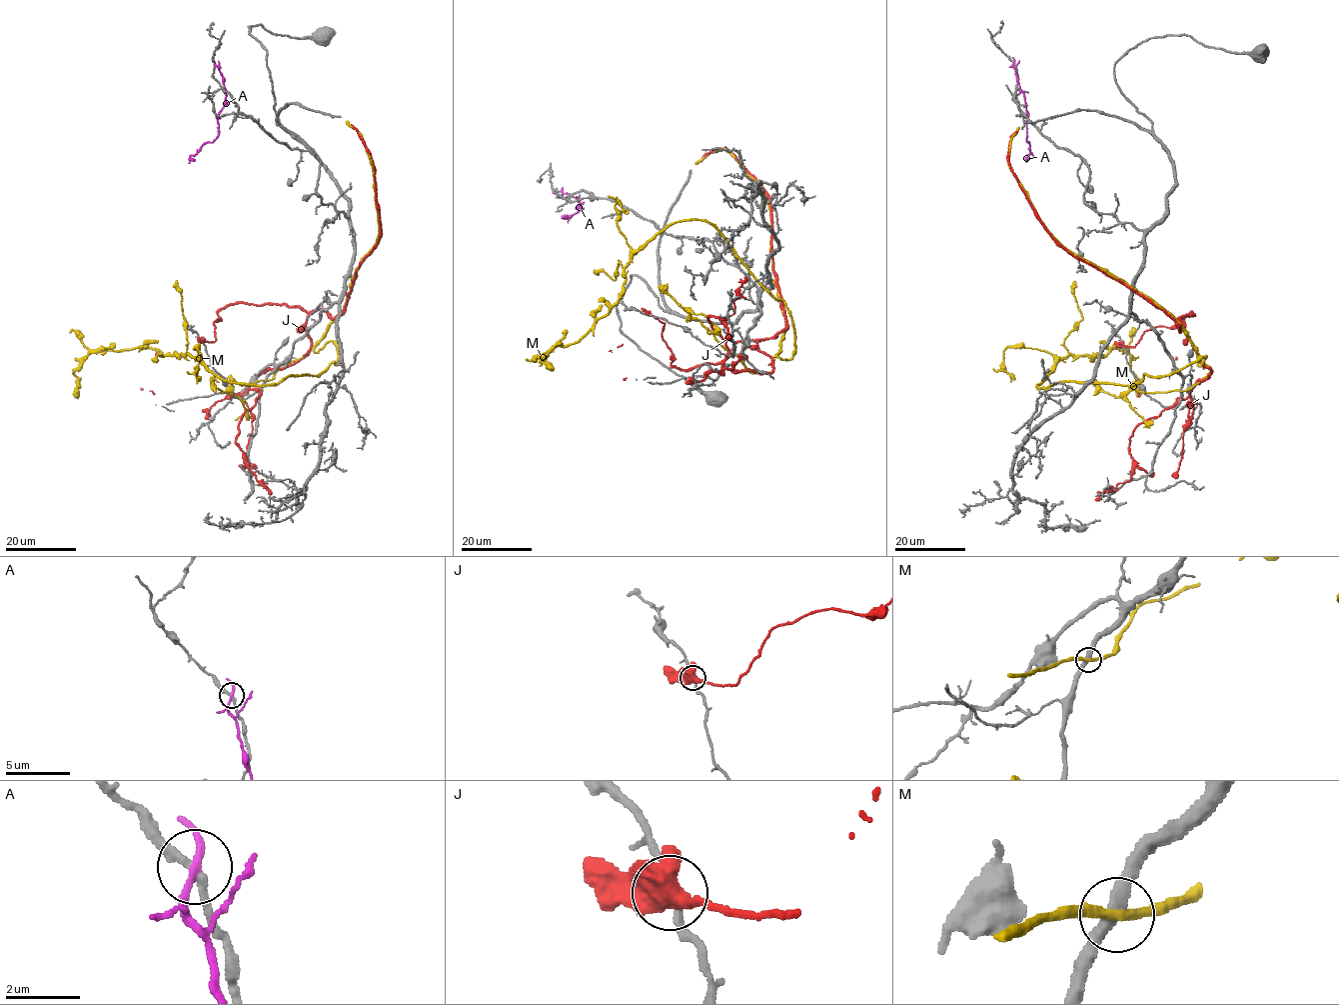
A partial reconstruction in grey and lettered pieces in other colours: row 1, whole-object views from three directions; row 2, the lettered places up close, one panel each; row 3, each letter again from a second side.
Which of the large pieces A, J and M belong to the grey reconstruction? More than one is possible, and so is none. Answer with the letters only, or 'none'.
M

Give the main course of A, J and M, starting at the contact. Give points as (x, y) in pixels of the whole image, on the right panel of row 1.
A: (1013, 62), (1027, 114), (1026, 139), (1030, 146), (1026, 161)
J: (1122, 345), (1194, 315), (1179, 318), (1180, 331), (1050, 235), (1009, 163), (1017, 131)
M: (1180, 391), (1207, 376), (1198, 365), (1206, 356), (1126, 385), (1036, 385), (1070, 355), (1120, 348), (1139, 397)

